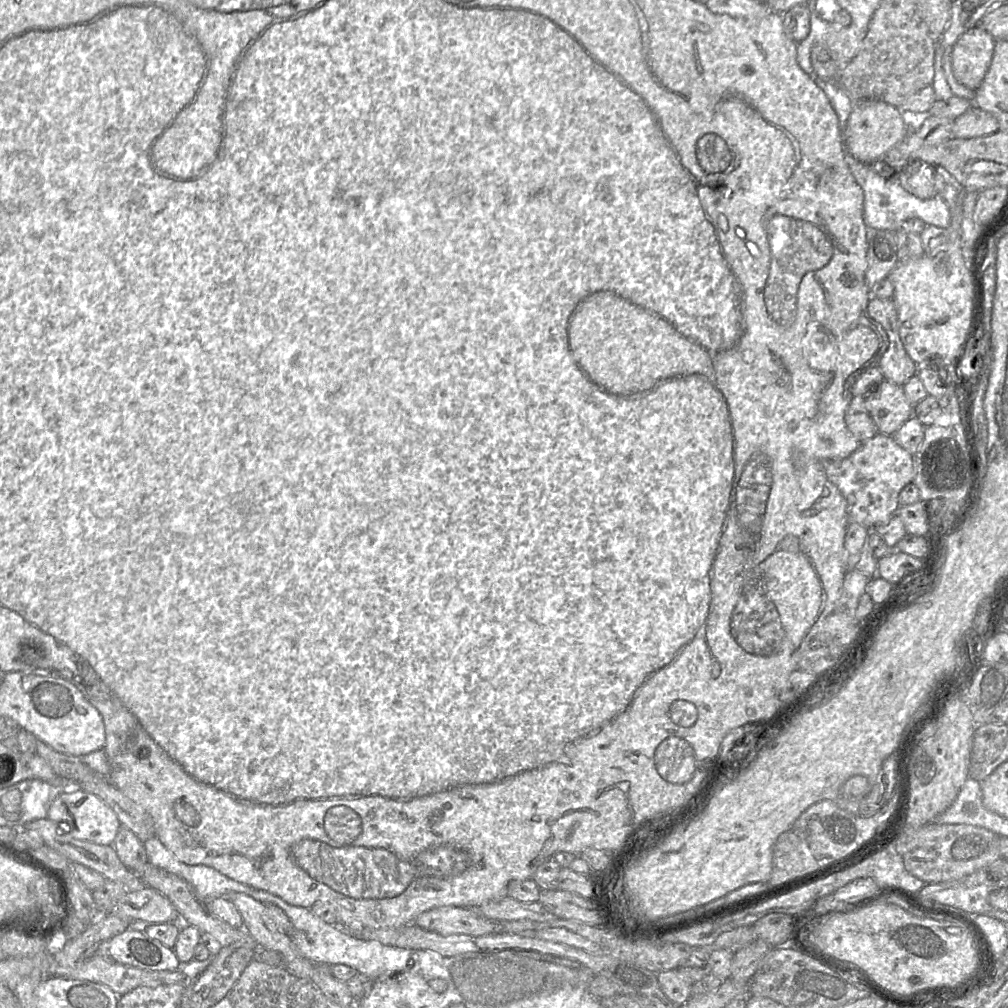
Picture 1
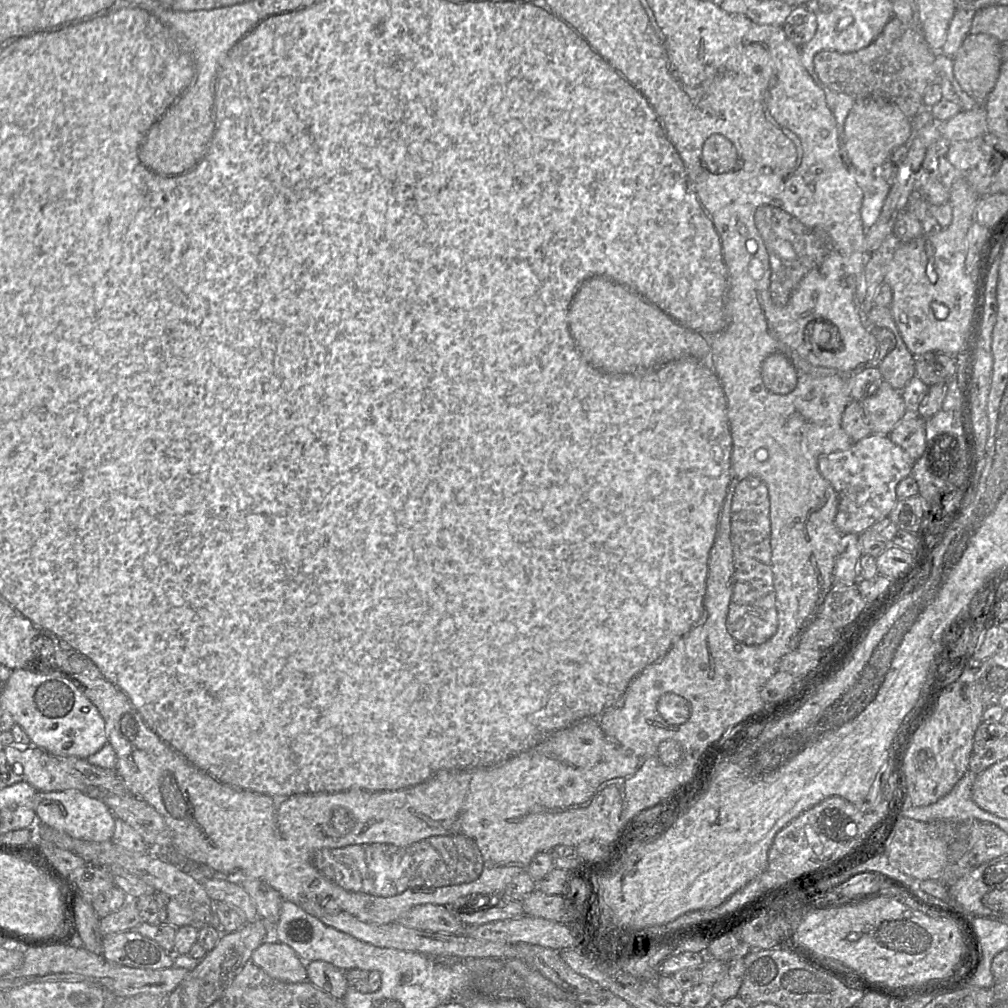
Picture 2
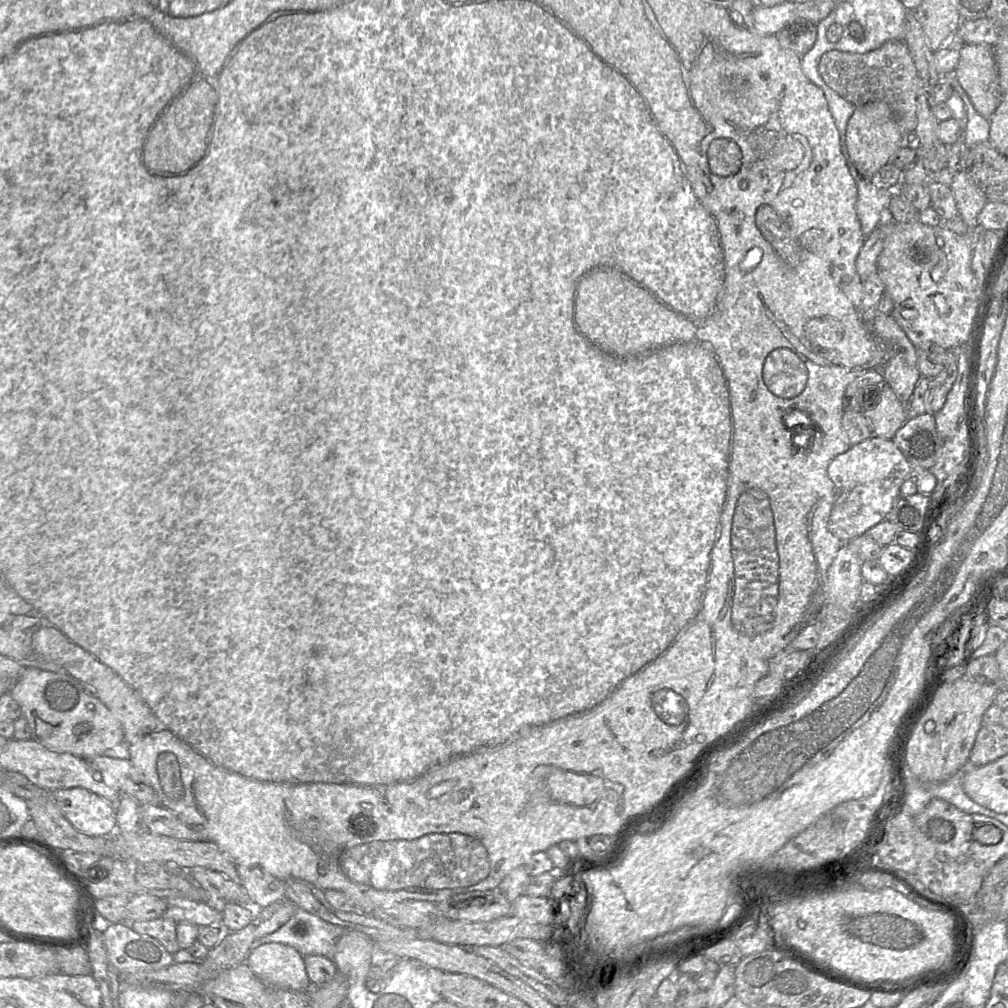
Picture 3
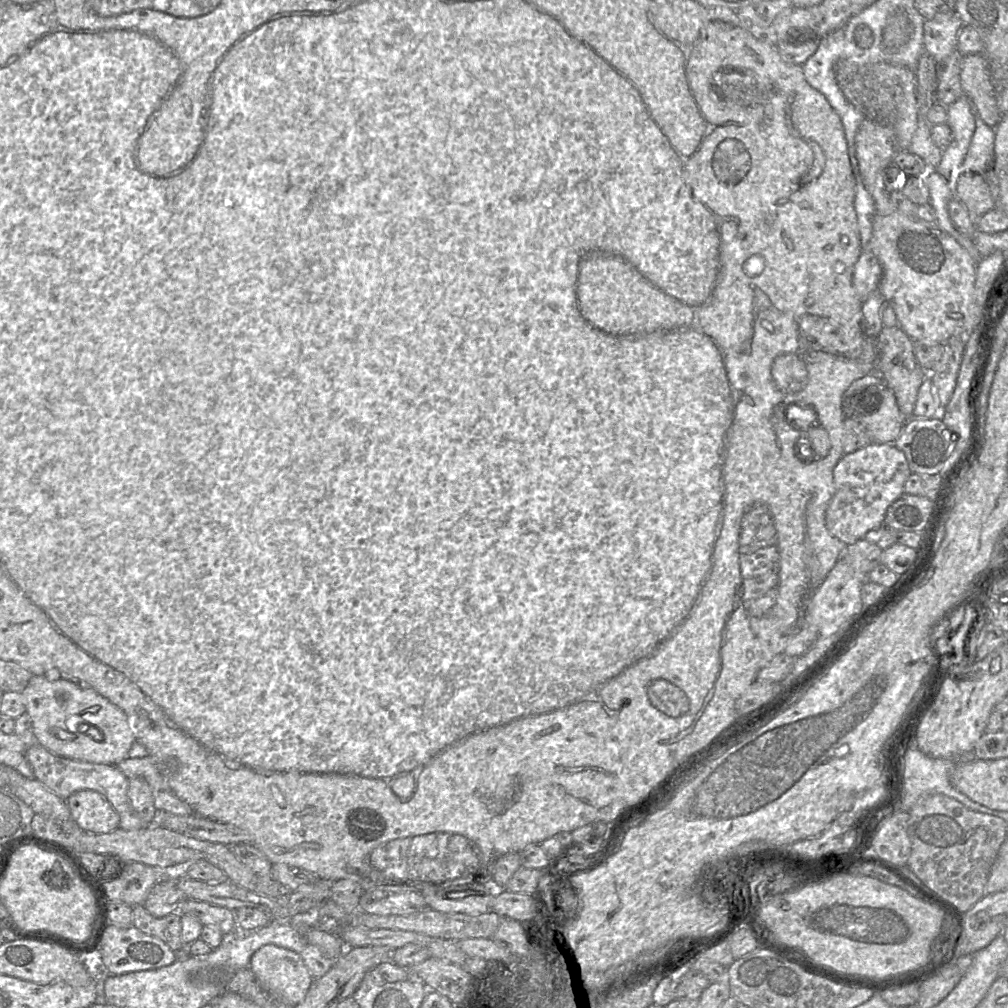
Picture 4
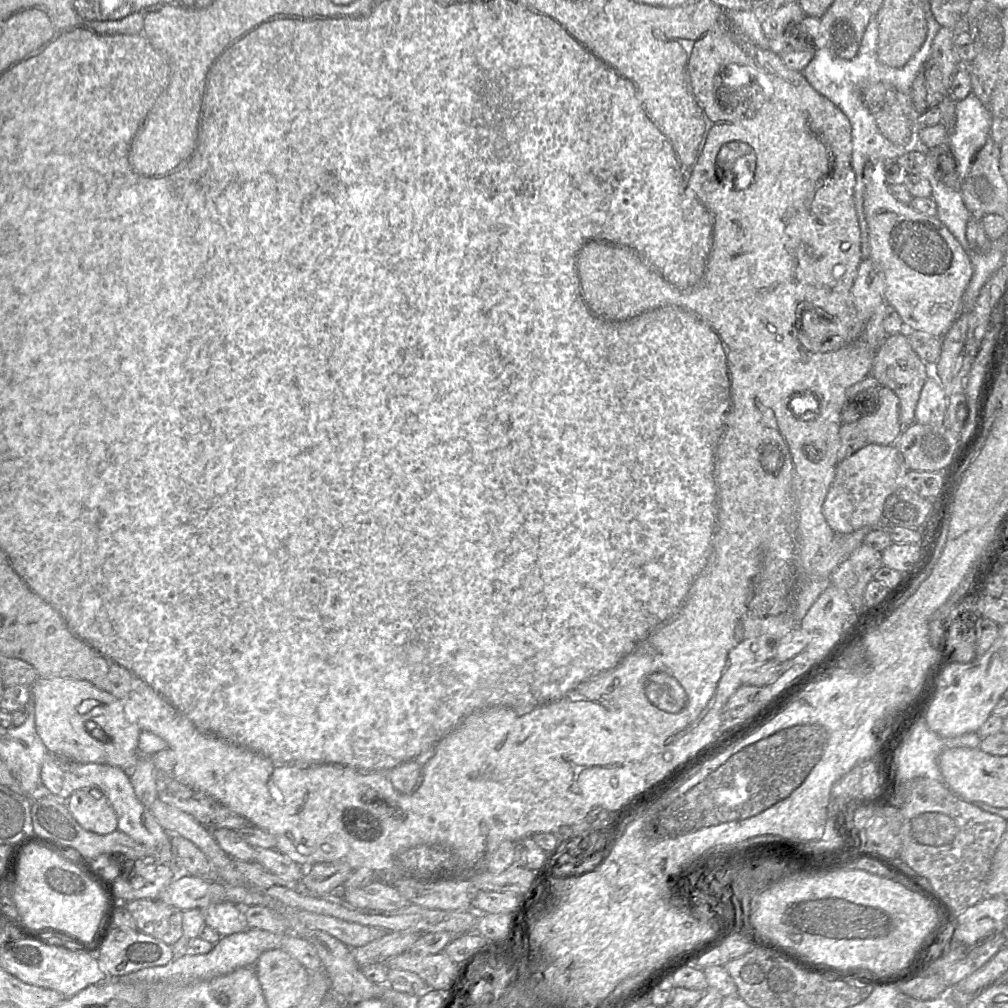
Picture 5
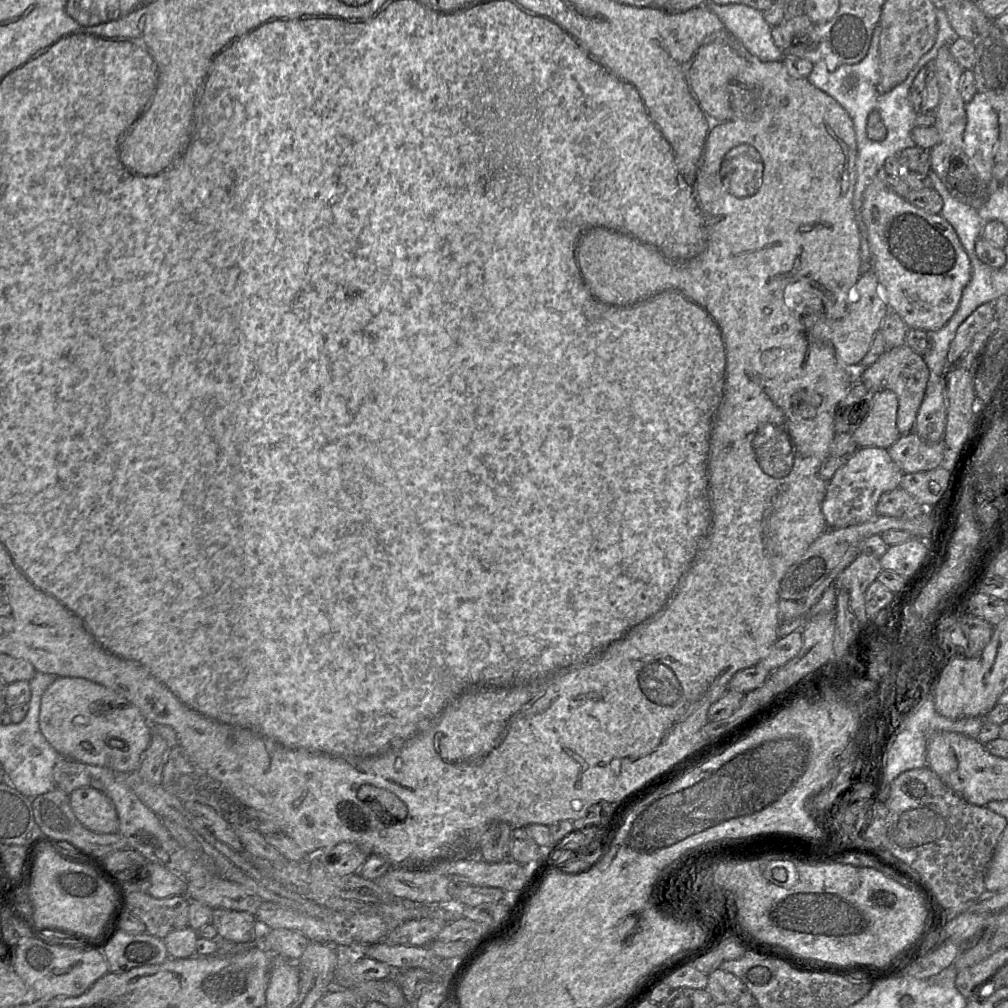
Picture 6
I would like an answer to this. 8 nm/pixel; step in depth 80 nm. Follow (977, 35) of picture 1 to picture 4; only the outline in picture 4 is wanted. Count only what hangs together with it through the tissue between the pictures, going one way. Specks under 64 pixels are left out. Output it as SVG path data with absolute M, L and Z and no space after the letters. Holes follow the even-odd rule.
M982 53L963 56L960 68L963 94L974 103L975 113L990 127L995 128L1000 114L988 63Z

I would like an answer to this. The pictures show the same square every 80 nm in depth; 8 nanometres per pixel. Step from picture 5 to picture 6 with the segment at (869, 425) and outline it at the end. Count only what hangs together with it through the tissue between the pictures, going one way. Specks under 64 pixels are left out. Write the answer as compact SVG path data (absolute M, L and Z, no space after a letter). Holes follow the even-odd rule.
M882 390L874 393L868 416L852 433L857 445L889 449L900 436L897 428L898 407L898 397L894 392Z

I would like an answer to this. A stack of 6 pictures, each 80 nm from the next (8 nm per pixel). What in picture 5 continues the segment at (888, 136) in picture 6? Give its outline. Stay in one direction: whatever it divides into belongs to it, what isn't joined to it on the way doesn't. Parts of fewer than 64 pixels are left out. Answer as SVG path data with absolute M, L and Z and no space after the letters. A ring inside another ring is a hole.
M923 1L923 11L924 11L924 15L925 15L925 19L926 19L926 22L927 22L927 36L926 36L926 39L924 41L924 43L922 44L922 46L920 47L920 49L911 57L911 59L902 67L899 67L899 68L896 68L896 67L891 67L891 66L887 66L887 65L882 65L880 62L879 62L879 59L878 59L878 55L877 55L877 43L878 43L878 35L879 35L879 23L877 22L876 20L876 16L870 21L870 23L868 24L866 30L865 30L865 33L864 33L864 36L863 36L863 39L861 41L861 45L859 47L859 51L858 51L858 54L853 58L853 59L850 59L850 60L846 60L846 59L841 59L841 58L838 58L836 57L831 50L829 50L828 48L821 48L821 49L818 49L817 51L815 51L814 53L814 56L813 58L811 59L811 61L808 63L808 65L804 68L804 70L802 71L804 77L806 78L806 80L808 81L808 83L818 92L820 93L821 95L825 96L827 99L829 99L833 104L835 104L846 116L847 118L849 119L850 121L850 124L851 124L851 138L852 138L852 156L851 156L851 162L852 162L852 167L853 167L853 170L855 172L855 176L856 176L856 184L855 184L855 188L854 188L854 203L855 203L855 210L856 210L856 214L857 214L857 218L858 218L858 223L859 223L859 228L860 228L860 247L861 247L861 253L862 253L862 259L866 259L866 258L870 258L870 241L869 241L869 231L868 231L868 223L866 221L866 216L865 216L865 211L864 211L864 187L865 187L865 184L864 184L864 167L865 167L865 164L868 162L868 161L896 161L897 158L899 158L901 155L905 154L905 153L908 153L908 152L912 152L912 151L917 151L917 152L921 152L925 155L927 155L930 151L930 148L928 148L920 139L920 131L923 127L928 127L928 126L923 126L923 125L918 125L918 118L919 118L919 115L918 115L918 112L916 111L916 109L914 108L913 104L910 105L910 112L909 112L909 119L910 119L910 122L911 122L911 129L912 129L912 132L911 132L911 136L910 136L910 139L909 141L905 144L905 145L896 145L896 144L893 144L891 141L889 141L888 139L886 139L879 131L877 125L876 125L876 122L875 122L875 119L873 117L873 115L869 112L869 110L867 109L867 107L865 106L863 100L862 100L862 89L868 84L868 83L873 83L873 82L879 82L879 81L882 81L882 82L888 82L890 84L892 84L893 86L895 86L897 88L897 90L899 90L900 92L904 93L904 94L907 94L907 95L910 95L911 93L911 87L912 87L912 83L914 82L916 76L918 75L920 69L923 67L923 65L926 63L926 61L930 58L930 54L931 54L931 45L932 45L932 42L933 42L933 39L935 37L935 35L937 34L937 32L939 31L939 29L941 28L941 25L935 20L932 12L931 12L931 9L930 9L930 6L929 6L929 2L928 1Z

